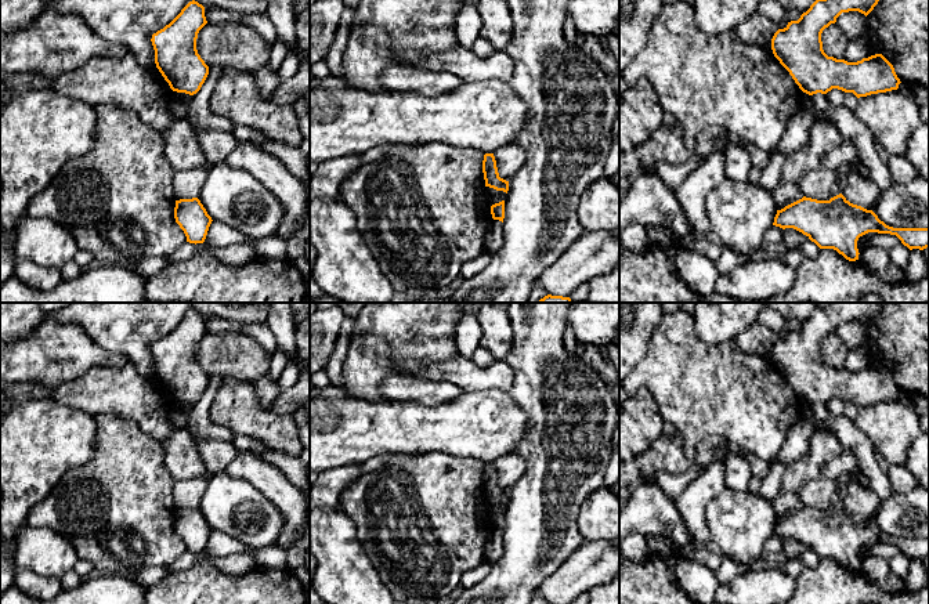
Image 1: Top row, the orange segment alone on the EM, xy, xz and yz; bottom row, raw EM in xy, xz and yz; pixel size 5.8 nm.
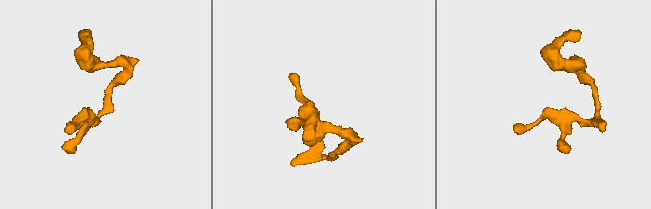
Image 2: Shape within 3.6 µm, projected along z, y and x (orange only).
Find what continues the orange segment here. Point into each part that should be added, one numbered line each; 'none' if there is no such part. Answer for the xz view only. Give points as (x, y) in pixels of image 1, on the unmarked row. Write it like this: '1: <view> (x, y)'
none

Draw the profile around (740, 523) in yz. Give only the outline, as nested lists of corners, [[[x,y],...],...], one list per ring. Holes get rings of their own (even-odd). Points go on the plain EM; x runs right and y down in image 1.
[[[724,488],[708,503],[706,524],[723,557],[749,567],[763,557],[777,513],[759,492]]]

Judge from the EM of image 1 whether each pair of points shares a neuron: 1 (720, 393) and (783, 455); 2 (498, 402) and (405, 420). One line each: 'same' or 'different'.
1: different
2: same

